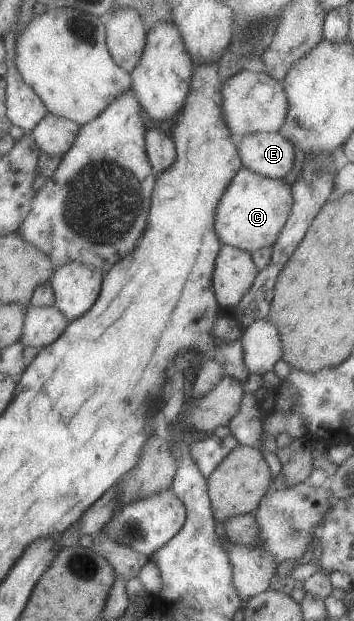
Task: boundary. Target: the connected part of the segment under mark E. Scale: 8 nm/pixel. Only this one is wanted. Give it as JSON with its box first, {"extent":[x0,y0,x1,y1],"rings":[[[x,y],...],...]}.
{"extent":[238,132,296,179],"rings":[[[258,132],[239,138],[238,149],[246,168],[266,177],[283,179],[296,165],[296,149],[282,132]]]}

